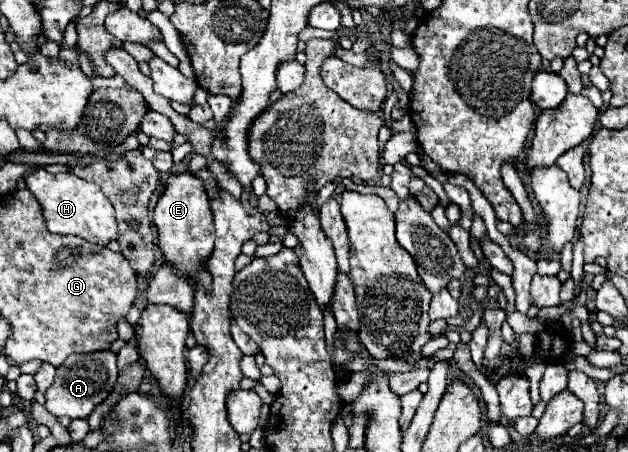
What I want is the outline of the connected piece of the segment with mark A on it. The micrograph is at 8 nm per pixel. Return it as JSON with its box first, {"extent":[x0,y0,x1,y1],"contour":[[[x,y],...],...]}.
{"extent":[46,350,118,418],"contour":[[[108,350],[104,352],[92,352],[92,354],[72,354],[64,360],[62,366],[56,368],[54,384],[46,390],[46,410],[54,414],[56,418],[68,416],[68,418],[88,418],[92,410],[102,404],[108,394],[114,390],[118,378],[116,368],[116,356]]]}

